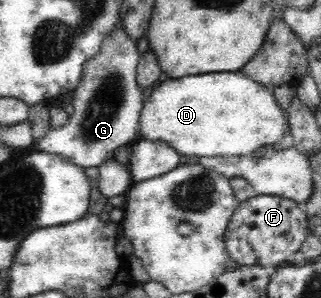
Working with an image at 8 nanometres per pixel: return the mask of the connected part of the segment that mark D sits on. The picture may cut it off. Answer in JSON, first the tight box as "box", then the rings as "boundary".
{"box":[139,72,289,156],"boundary":[[[237,72],[185,75],[161,83],[144,102],[139,122],[139,137],[144,140],[162,140],[172,146],[180,156],[228,156],[250,154],[262,147],[272,148],[287,134],[289,117],[270,88],[260,85]]]}

